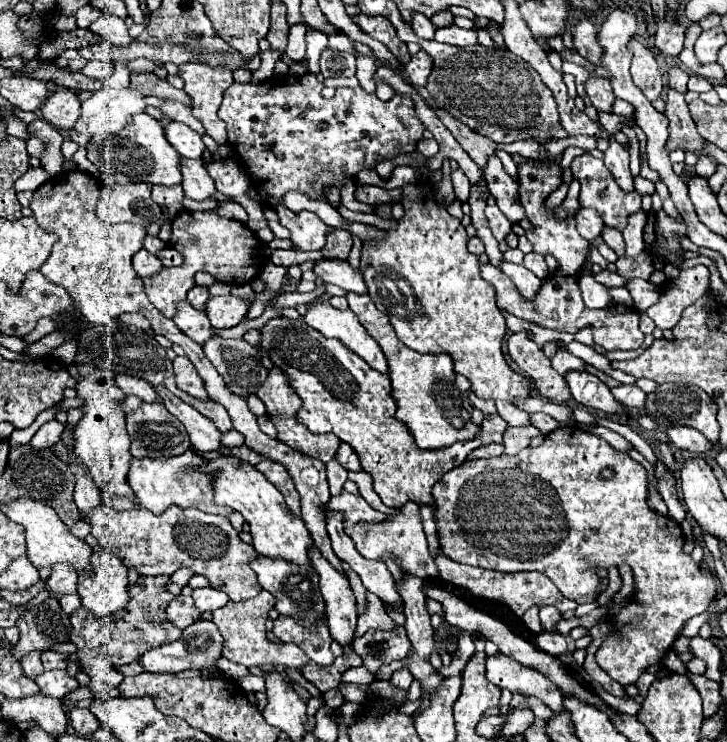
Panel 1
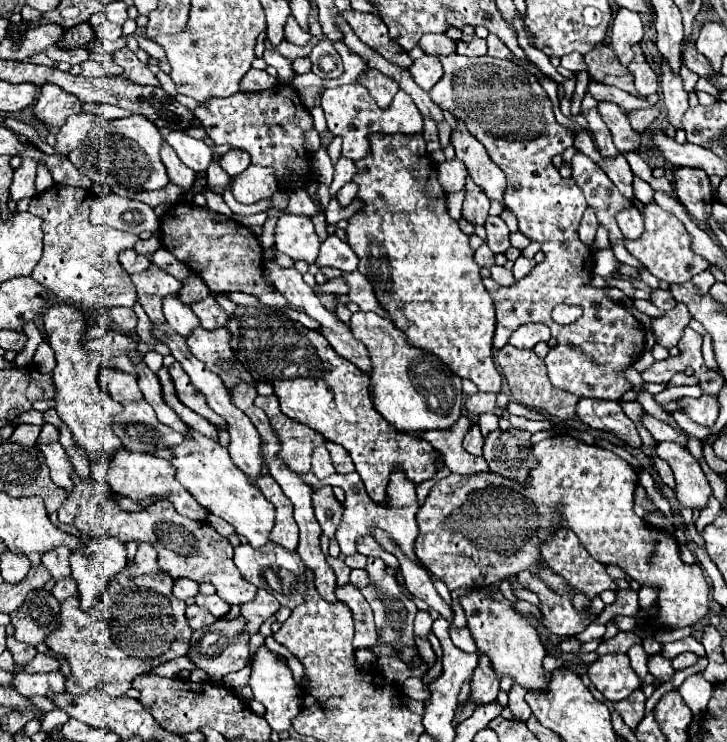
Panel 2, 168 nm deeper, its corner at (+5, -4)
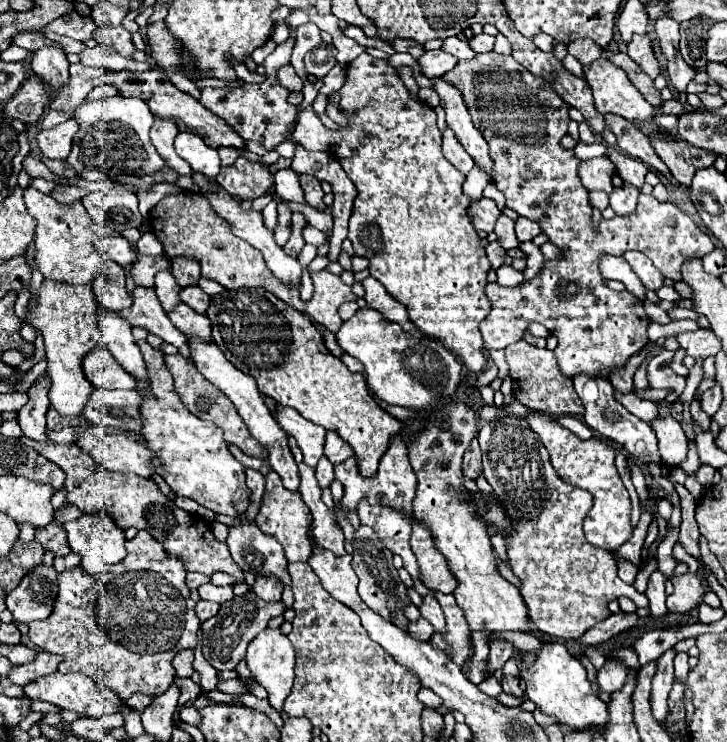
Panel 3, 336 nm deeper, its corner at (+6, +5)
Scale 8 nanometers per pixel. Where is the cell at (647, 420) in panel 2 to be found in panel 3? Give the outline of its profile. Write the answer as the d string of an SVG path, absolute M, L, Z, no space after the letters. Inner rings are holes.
M615 392L615 398L617 398L631 414L635 414L637 418L641 418L641 420L645 420L645 422L653 422L655 416L657 416L657 404L653 404L651 400L637 398L633 392L629 392L629 394L619 394L619 392Z

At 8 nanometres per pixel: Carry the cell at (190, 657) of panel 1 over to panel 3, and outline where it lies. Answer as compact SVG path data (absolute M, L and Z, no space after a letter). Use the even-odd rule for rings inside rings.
M247 592L245 596L235 596L231 602L225 602L217 616L205 620L201 624L203 630L203 656L207 662L217 670L233 670L241 660L245 660L245 650L249 642L259 634L259 630L267 628L267 622L275 616L281 616L285 612L285 606L281 602L265 602L259 600L253 592ZM207 634L207 638L205 638Z

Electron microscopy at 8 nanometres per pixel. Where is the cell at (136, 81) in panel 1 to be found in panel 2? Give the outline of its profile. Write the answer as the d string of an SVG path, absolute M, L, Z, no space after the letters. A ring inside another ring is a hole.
M120 49L114 51L114 61L124 69L124 77L130 79L136 85L154 85L158 87L158 81L154 77L154 73L150 73L150 69L138 61L138 57L130 51L130 49Z

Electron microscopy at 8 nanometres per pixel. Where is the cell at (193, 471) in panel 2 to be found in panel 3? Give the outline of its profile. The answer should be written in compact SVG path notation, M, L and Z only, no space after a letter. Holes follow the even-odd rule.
M147 340L137 342L147 370L151 392L145 392L145 384L137 382L139 392L143 394L143 438L149 442L149 450L155 458L155 472L171 486L179 496L187 496L199 502L205 508L211 508L217 514L227 514L239 518L251 506L251 490L245 484L245 466L233 458L223 438L223 430L213 422L201 420L185 410L181 398L173 388L171 372L163 362L163 354L153 350Z

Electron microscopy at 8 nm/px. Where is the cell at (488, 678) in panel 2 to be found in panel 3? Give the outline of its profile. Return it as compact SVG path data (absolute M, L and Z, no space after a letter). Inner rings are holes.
M491 640L489 642L489 658L487 658L487 676L491 676L495 670L503 668L503 664L511 658L513 644L503 640Z

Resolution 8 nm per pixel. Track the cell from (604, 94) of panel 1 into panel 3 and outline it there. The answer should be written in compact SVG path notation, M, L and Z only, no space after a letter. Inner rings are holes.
M605 114L605 122L609 126L609 130L617 136L617 146L631 158L637 158L645 164L649 164L651 168L655 168L657 172L665 174L673 184L673 176L671 172L667 170L667 166L663 164L663 160L655 154L649 138L639 130L635 128L631 122L627 122L623 116L617 116L617 114Z

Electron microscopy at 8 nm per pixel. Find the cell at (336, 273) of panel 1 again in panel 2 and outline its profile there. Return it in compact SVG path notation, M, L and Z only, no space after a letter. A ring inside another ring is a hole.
M354 271L354 273L344 273L344 279L346 279L346 283L350 285L350 293L348 293L350 301L358 303L362 311L374 311L374 313L378 313L378 315L382 315L382 317L388 317L386 311L380 307L376 295L374 295L374 291L372 291L372 285L368 283L368 279L366 279L362 273L358 273L358 271Z

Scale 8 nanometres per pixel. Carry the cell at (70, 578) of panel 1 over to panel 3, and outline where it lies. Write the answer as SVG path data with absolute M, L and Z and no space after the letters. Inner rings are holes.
M57 522L45 526L43 530L35 530L35 542L39 542L47 552L53 552L53 556L71 554L67 544L67 532L63 526L57 526Z

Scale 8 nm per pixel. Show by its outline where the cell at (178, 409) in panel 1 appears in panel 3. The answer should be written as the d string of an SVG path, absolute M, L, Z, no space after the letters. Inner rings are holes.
M99 310L99 328L103 332L103 344L111 350L115 360L131 372L133 378L147 382L147 366L139 346L133 340L131 324L123 322L123 318L111 310Z

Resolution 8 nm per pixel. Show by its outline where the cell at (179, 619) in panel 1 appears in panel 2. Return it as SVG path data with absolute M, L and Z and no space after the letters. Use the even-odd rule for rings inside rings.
M190 605L186 609L186 617L188 617L188 623L192 629L202 629L202 627L208 627L216 621L216 617L208 609L198 607L198 605Z

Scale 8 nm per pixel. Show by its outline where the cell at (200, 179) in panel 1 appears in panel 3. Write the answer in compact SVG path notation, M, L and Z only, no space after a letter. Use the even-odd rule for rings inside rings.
M155 118L153 128L151 128L151 142L155 146L155 150L161 154L161 158L167 162L167 166L171 166L171 170L175 170L177 174L185 174L191 176L193 170L187 162L183 162L181 156L177 156L175 148L173 148L173 140L177 134L177 126L175 122L167 122L163 118Z

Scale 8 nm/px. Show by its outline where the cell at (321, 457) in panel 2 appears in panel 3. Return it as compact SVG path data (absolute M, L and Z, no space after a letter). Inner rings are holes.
M277 406L275 420L287 434L295 436L295 440L303 452L303 462L307 466L315 468L323 456L327 430L323 426L309 422L307 418L301 418L301 414L295 414L295 410L285 408L285 406Z

